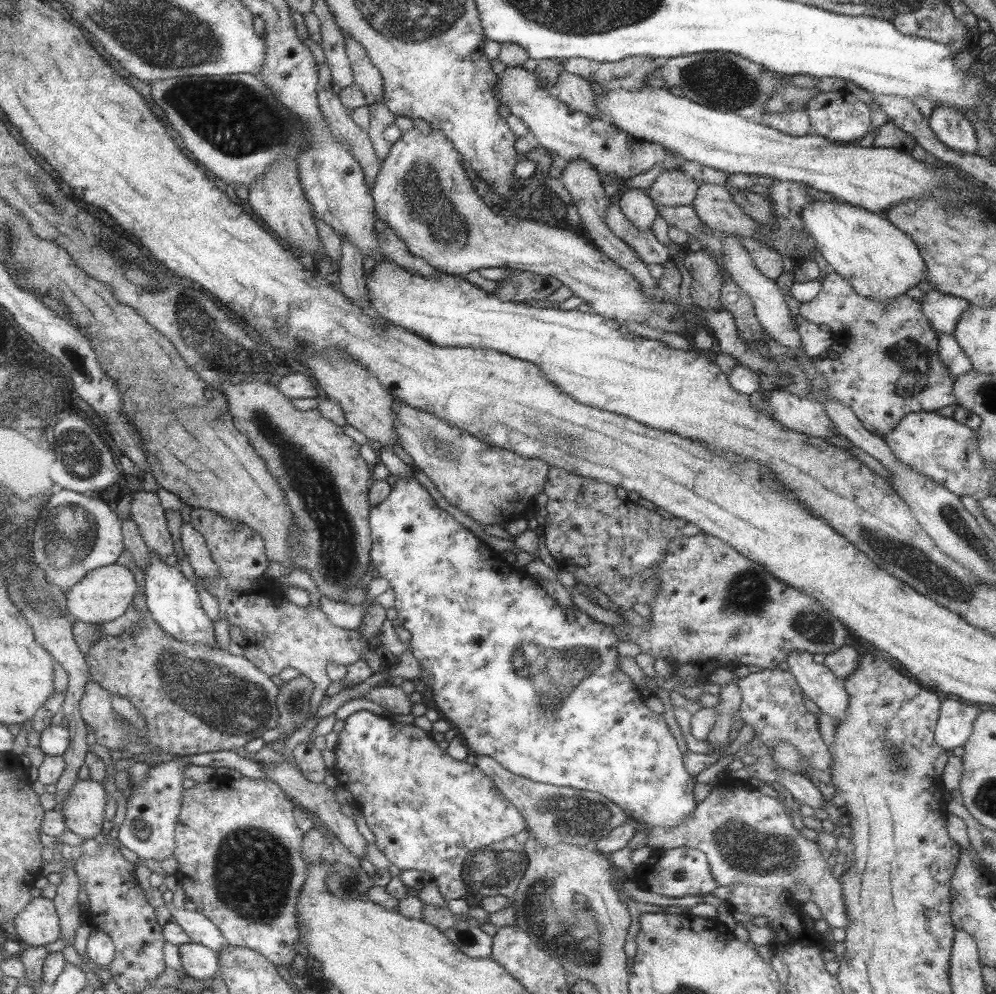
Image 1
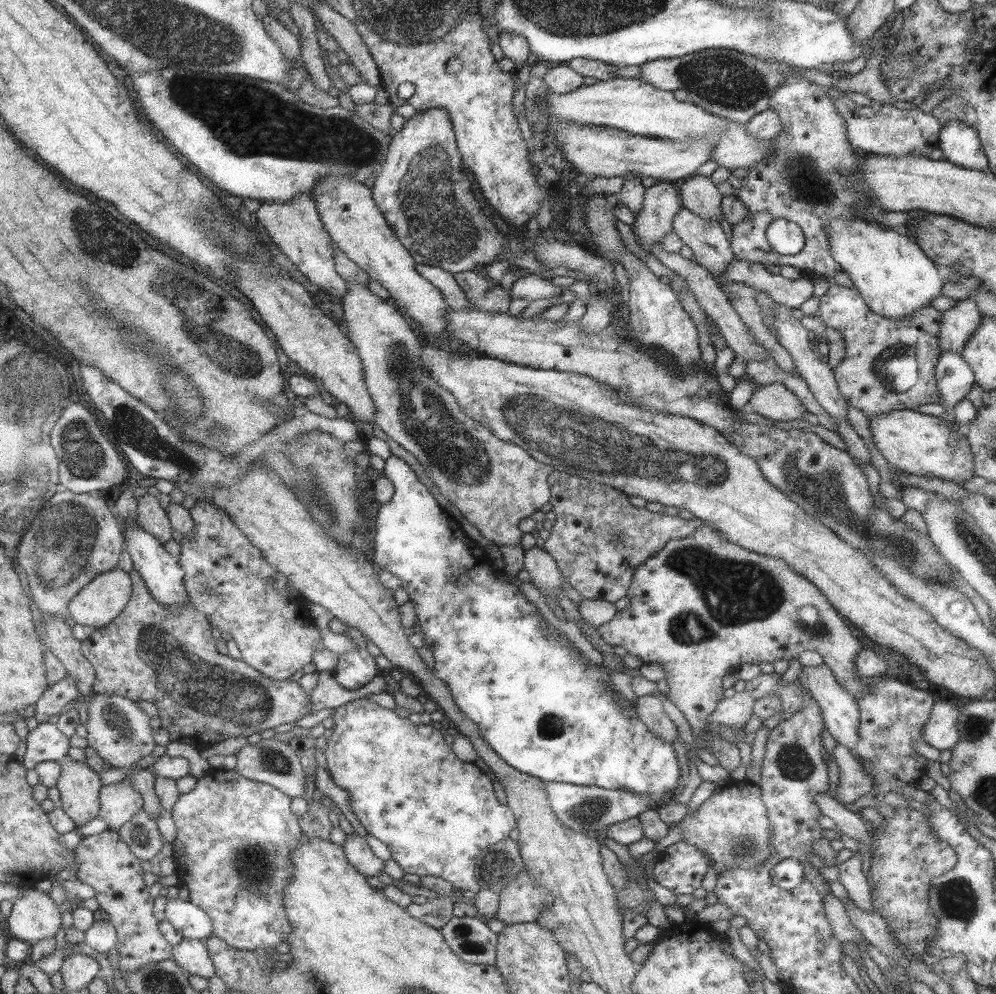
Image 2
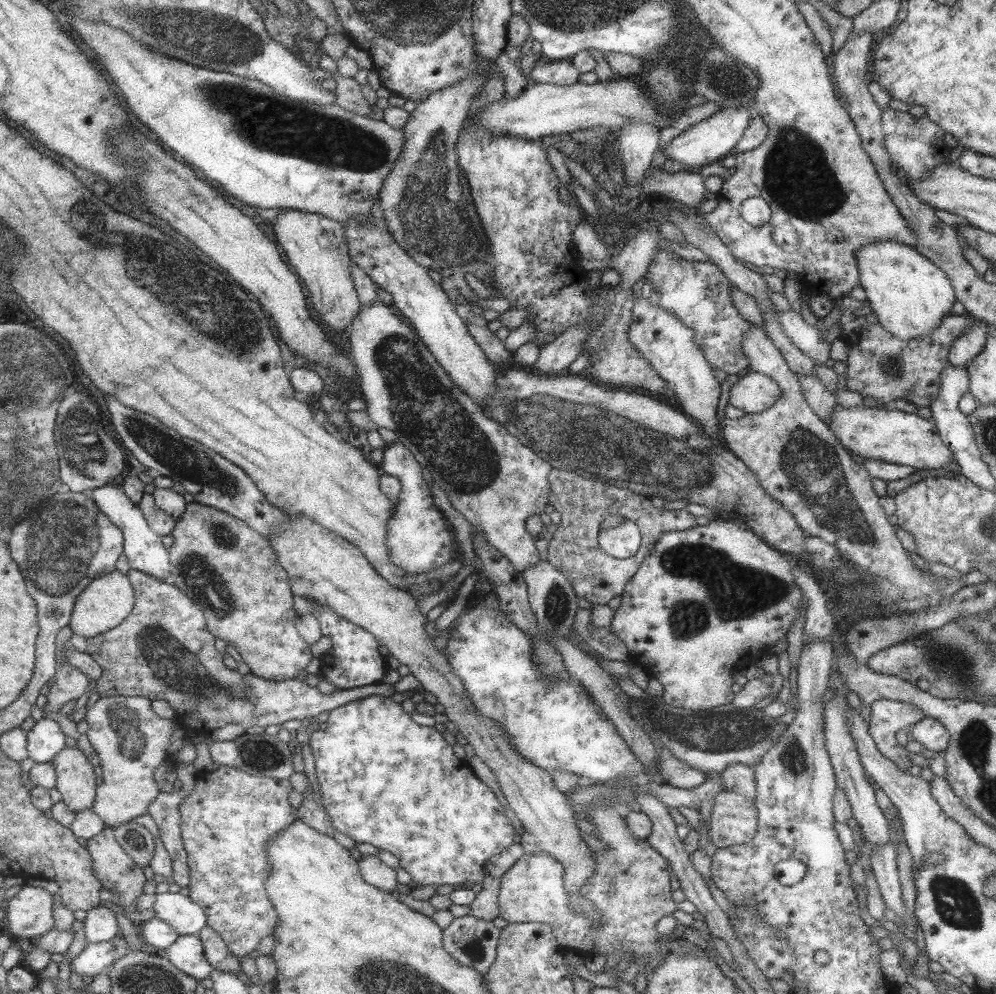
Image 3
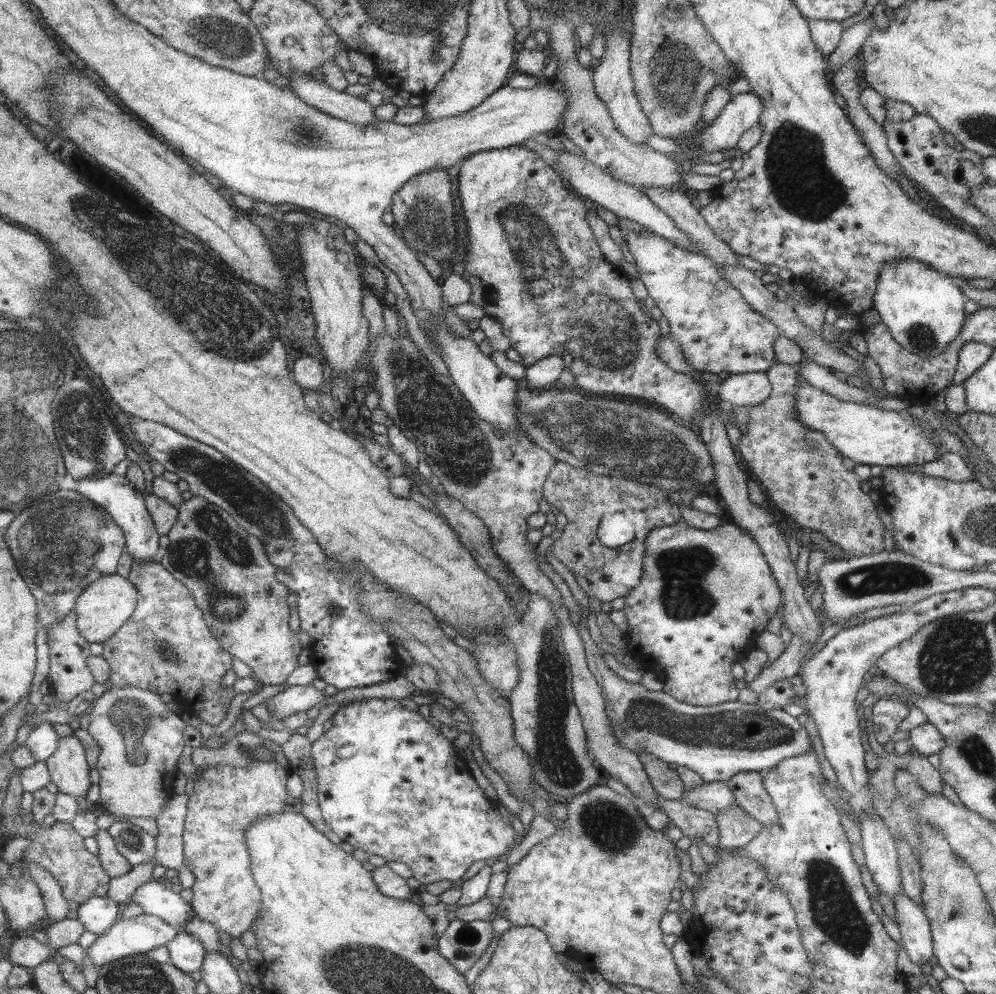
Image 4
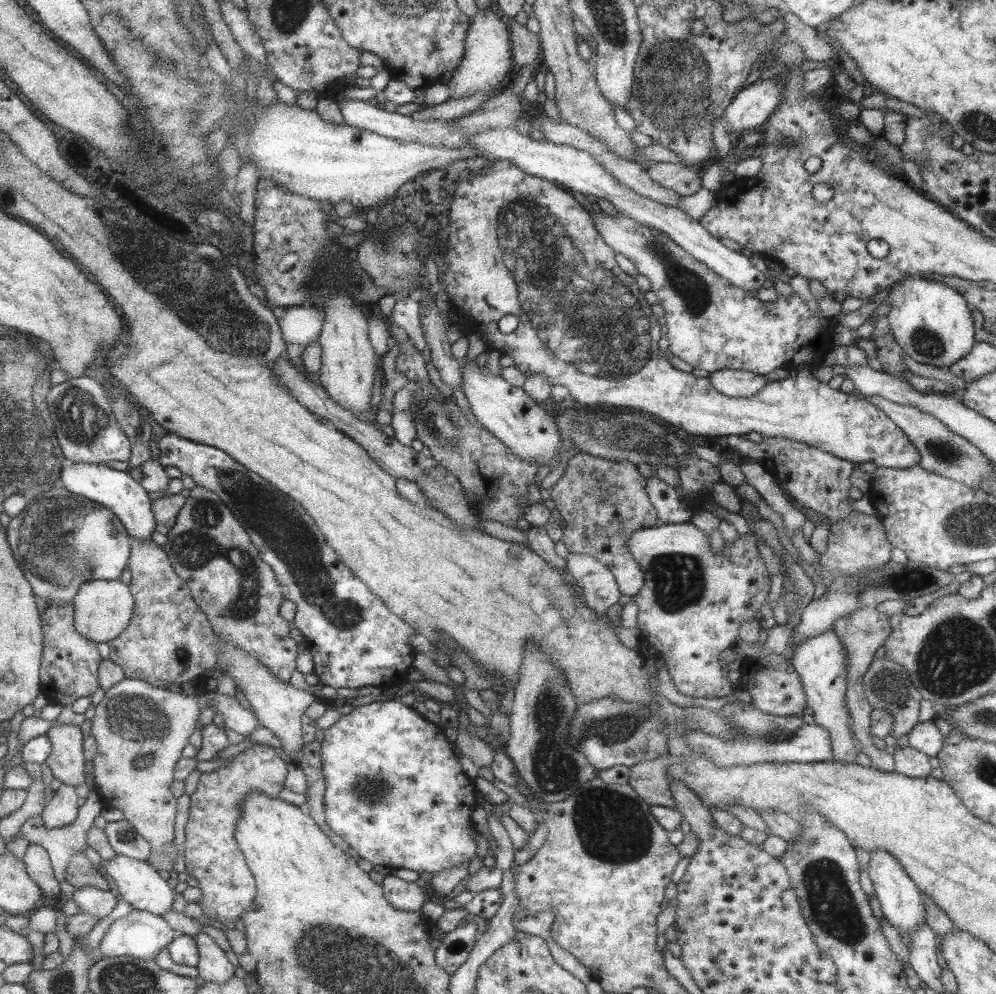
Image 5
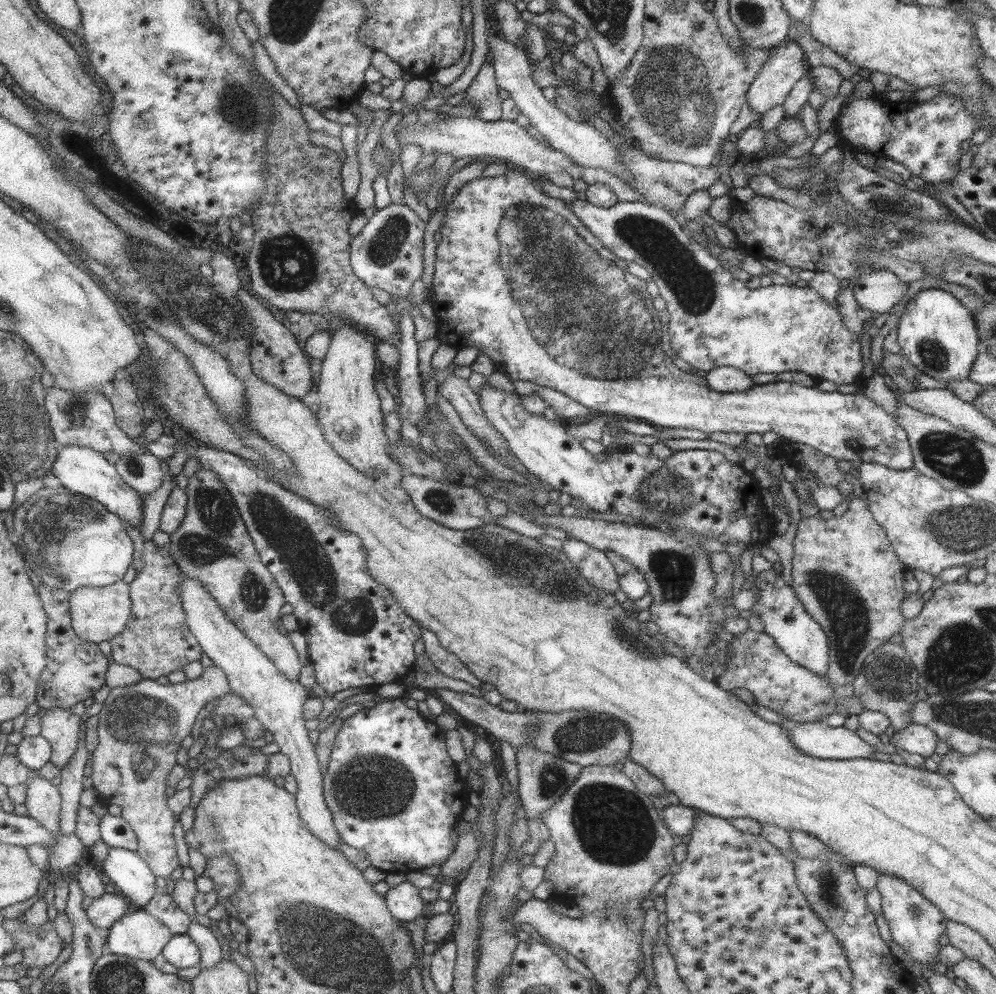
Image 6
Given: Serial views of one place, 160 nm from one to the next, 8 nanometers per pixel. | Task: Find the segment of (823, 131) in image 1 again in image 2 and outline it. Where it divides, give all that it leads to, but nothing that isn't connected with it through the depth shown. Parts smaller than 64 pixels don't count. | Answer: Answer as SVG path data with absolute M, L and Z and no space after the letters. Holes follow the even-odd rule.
M845 95L832 103L844 120L845 137L849 145L862 154L887 155L891 158L901 158L907 154L927 157L932 149L938 148L937 134L940 124L931 113L924 113L919 109L897 109L890 104L875 113L870 107L858 107L850 96Z

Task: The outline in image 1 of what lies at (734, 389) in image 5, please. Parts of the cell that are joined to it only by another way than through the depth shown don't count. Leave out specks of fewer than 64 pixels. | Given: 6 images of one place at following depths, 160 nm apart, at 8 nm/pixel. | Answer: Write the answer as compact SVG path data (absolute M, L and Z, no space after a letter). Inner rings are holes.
M777 388L770 392L767 402L773 420L789 430L820 439L838 433L825 414L826 408L813 398L800 398Z

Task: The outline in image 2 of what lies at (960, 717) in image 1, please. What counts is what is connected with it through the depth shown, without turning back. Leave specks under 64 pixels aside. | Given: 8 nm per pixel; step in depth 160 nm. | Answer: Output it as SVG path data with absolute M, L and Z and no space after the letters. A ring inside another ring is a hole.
M937 701L922 730L923 740L938 751L956 747L960 738L957 728L958 716L960 716L958 706Z

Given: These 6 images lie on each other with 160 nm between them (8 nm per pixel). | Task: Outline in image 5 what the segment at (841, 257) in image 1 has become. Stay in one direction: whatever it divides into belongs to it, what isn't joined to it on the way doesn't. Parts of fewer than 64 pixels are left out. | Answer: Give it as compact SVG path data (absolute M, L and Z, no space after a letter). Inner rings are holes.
M910 275L891 286L885 303L889 303L886 314L890 332L895 342L907 356L919 364L945 367L967 355L975 344L973 320L961 293L943 283Z

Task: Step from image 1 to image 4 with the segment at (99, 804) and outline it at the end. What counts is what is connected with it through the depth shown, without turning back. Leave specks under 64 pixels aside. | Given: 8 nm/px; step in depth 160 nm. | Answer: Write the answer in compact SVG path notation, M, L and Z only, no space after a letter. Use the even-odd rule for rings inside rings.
M74 734L60 740L60 748L46 764L60 792L79 798L87 796L92 768L84 744Z

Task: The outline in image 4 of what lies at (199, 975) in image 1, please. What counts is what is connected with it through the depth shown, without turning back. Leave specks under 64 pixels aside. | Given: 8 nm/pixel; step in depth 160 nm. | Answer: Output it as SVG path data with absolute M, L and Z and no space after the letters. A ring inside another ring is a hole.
M182 930L166 946L169 950L169 959L179 970L191 974L201 972L208 950L202 940Z

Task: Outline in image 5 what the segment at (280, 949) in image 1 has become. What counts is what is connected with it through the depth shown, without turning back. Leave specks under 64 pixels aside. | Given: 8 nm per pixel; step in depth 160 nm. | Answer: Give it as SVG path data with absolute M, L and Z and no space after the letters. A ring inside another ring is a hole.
M256 743L233 757L226 767L201 774L197 789L191 795L184 858L186 872L198 880L198 888L203 893L198 907L206 920L237 922L246 910L253 907L257 897L256 877L236 839L236 830L244 816L246 798L254 790L278 798L281 790L286 788L289 768L290 764L277 754L273 746Z

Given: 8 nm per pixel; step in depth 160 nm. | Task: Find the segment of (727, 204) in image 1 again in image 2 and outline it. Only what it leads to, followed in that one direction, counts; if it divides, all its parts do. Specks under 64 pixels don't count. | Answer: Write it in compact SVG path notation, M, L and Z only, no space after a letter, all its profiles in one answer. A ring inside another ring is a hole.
M693 175L678 183L681 206L703 220L717 221L721 216L722 196L707 176Z

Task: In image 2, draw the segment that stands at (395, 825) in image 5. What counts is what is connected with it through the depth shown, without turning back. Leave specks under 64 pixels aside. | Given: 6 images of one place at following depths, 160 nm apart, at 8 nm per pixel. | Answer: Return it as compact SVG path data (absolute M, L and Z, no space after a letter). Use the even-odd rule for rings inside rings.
M365 698L355 700L337 709L333 720L335 727L333 728L332 737L328 740L323 750L326 756L326 770L329 772L335 784L348 792L350 798L349 803L362 826L370 835L373 835L386 844L391 852L391 858L400 865L400 868L405 873L417 874L419 877L435 876L437 878L443 878L443 880L447 880L457 892L469 890L469 892L476 894L481 889L481 886L474 877L479 850L485 848L488 844L495 844L503 840L503 838L507 838L507 834L509 834L509 839L513 839L514 841L516 841L518 837L515 820L513 820L513 816L511 816L512 809L508 806L503 806L503 802L499 804L499 802L495 800L495 794L493 794L493 788L491 788L491 780L489 780L485 774L481 774L483 770L477 770L477 768L473 766L473 762L459 762L459 760L453 756L451 748L445 744L443 736L439 734L438 730L433 730L433 727L430 725L415 724L408 718L400 718L393 709L383 708L377 704L373 704L373 702L365 700Z

